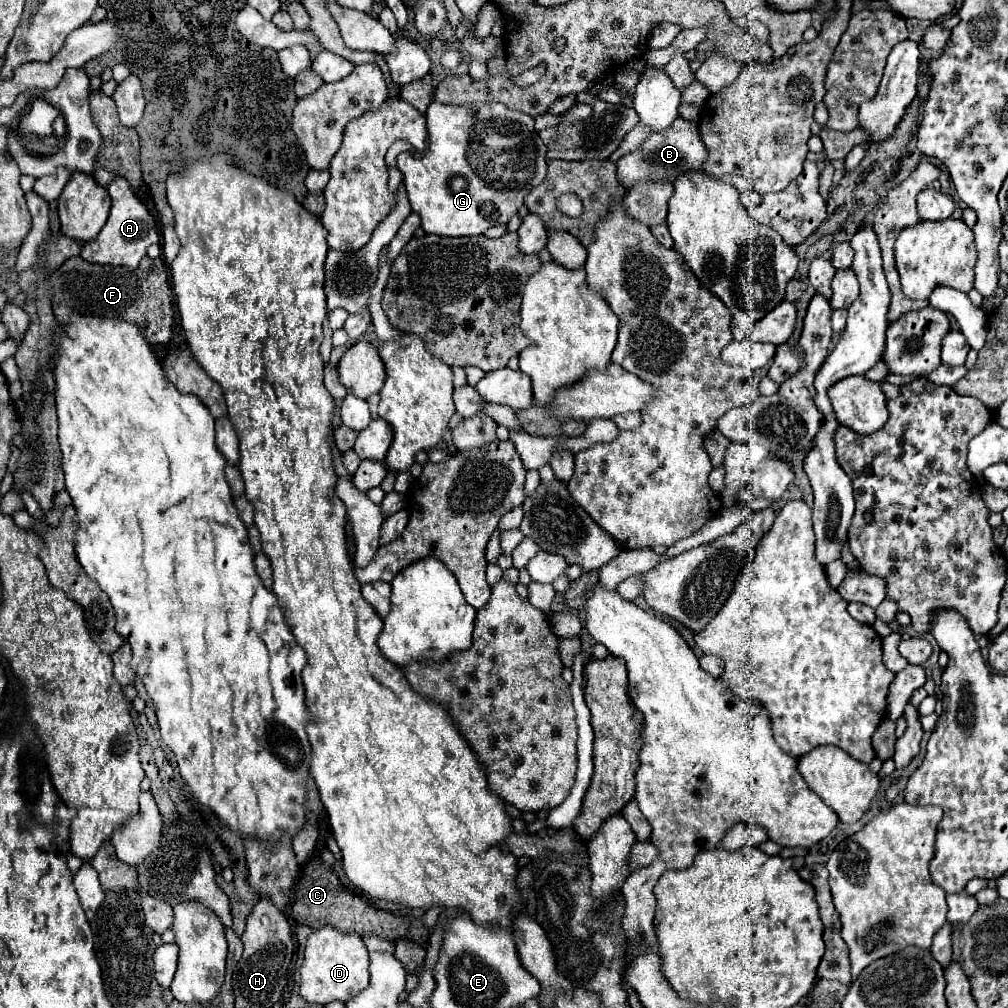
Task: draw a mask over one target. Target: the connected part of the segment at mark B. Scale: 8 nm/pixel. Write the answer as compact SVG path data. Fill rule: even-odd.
M677 117L671 123L671 127L667 127L665 131L651 133L635 151L623 155L617 161L617 177L619 177L619 183L627 191L633 189L641 181L669 181L669 183L673 183L679 175L683 175L687 171L703 171L705 159L707 159L707 149L705 149L705 143L701 141L697 123Z

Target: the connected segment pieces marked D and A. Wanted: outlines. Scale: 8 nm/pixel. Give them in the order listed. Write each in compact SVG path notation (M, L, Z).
M323 927L309 935L301 965L301 997L309 1003L327 1005L331 1001L347 1003L369 985L369 951L359 935L341 933L335 927Z
M115 177L107 191L111 195L111 213L105 223L105 227L99 231L99 235L91 241L87 241L81 249L83 259L89 259L91 263L103 263L103 265L125 265L125 267L137 267L139 261L145 257L147 247L153 243L159 243L159 231L153 215L147 211L147 207L137 199L131 185L123 177Z

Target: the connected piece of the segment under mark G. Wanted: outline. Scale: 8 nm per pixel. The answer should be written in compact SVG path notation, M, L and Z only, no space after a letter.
M431 101L425 117L427 117L429 145L427 145L427 151L423 153L423 157L413 157L413 153L399 153L399 157L397 157L399 171L405 177L405 185L407 185L407 195L409 195L411 209L421 217L421 227L425 229L425 233L435 233L435 235L445 235L445 237L483 235L489 227L499 225L499 223L507 223L511 219L511 215L517 213L523 207L523 197L545 179L545 171L547 171L547 147L543 147L543 141L539 139L539 135L535 131L533 117L529 117L529 115L525 115L521 111L513 111L513 109L509 109L509 107L501 105L501 103L479 103L479 105L457 107L457 105L445 105L445 103L439 103L439 101Z

